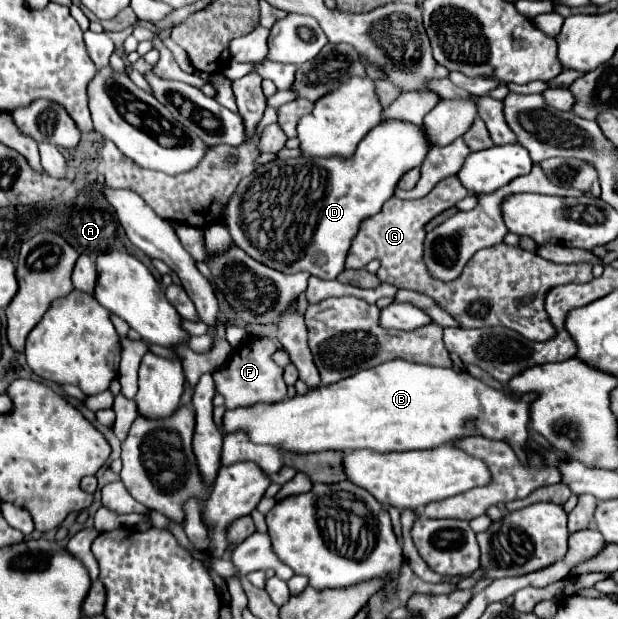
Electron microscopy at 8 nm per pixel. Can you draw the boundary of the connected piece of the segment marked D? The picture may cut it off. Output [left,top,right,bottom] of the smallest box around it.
[224,120,430,280]

